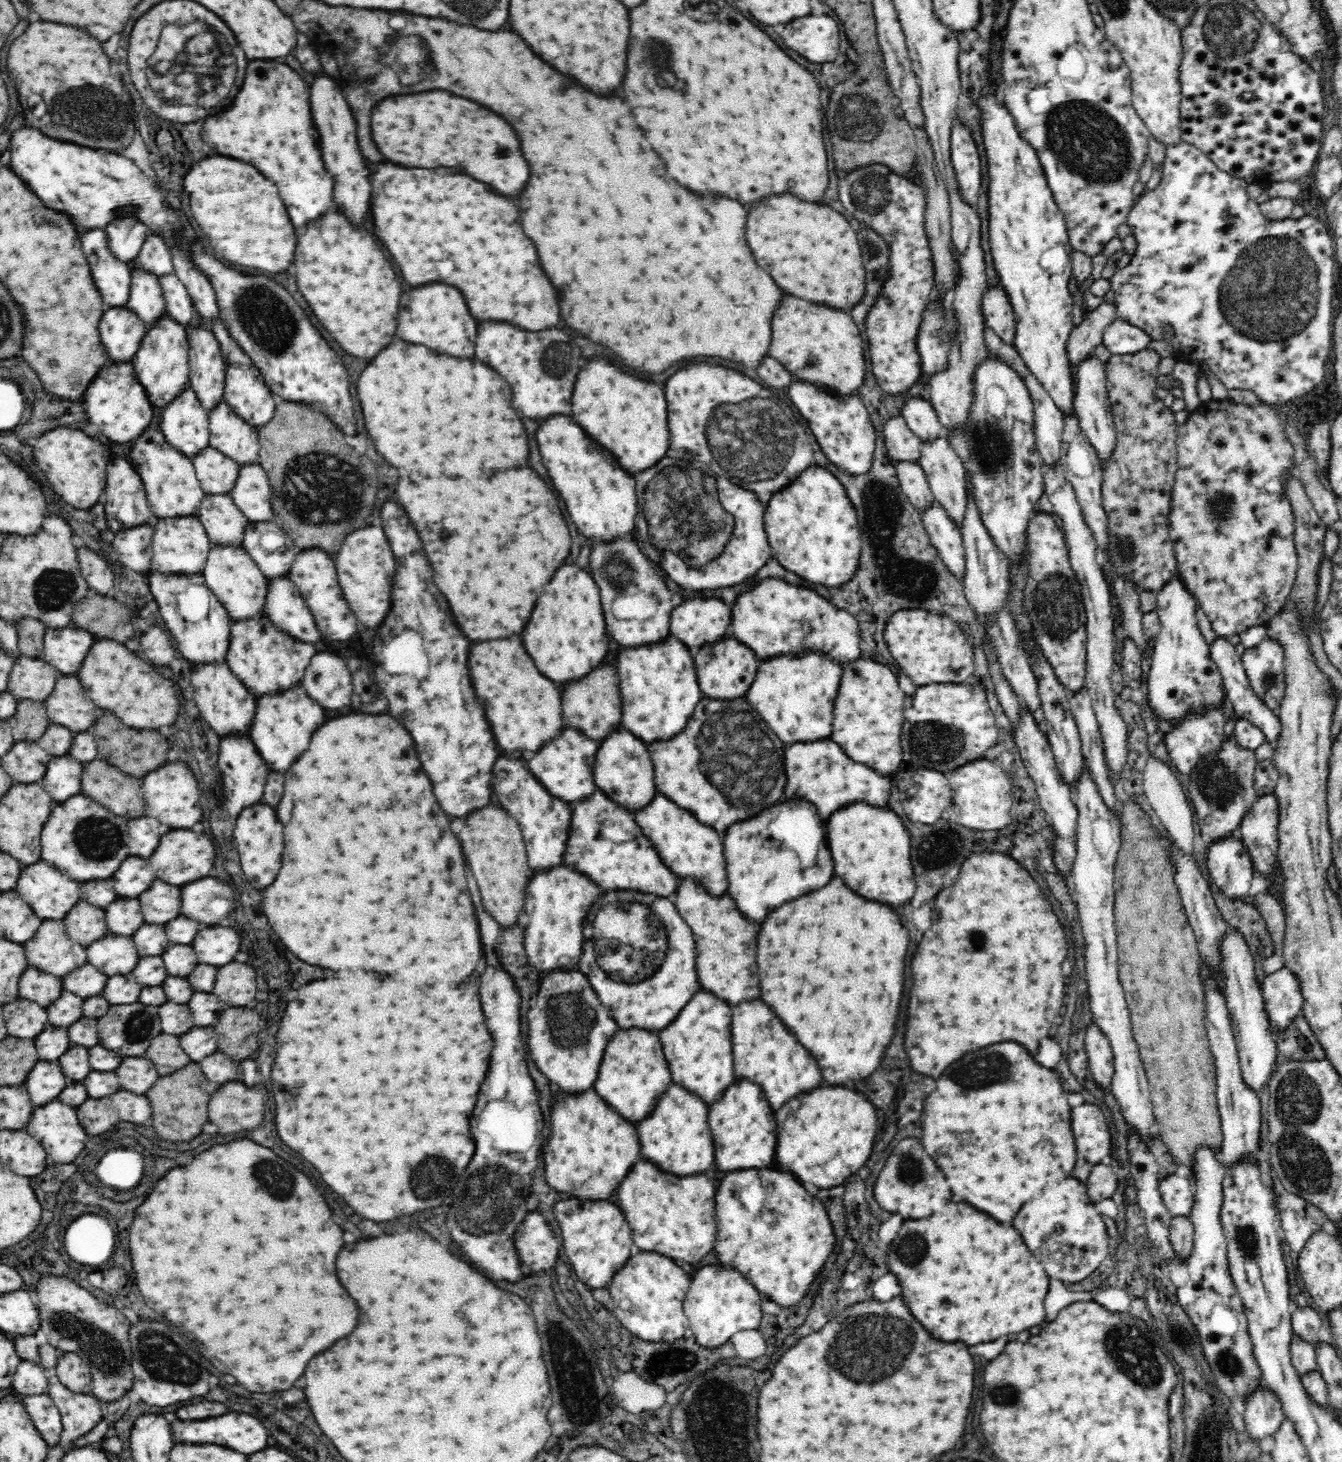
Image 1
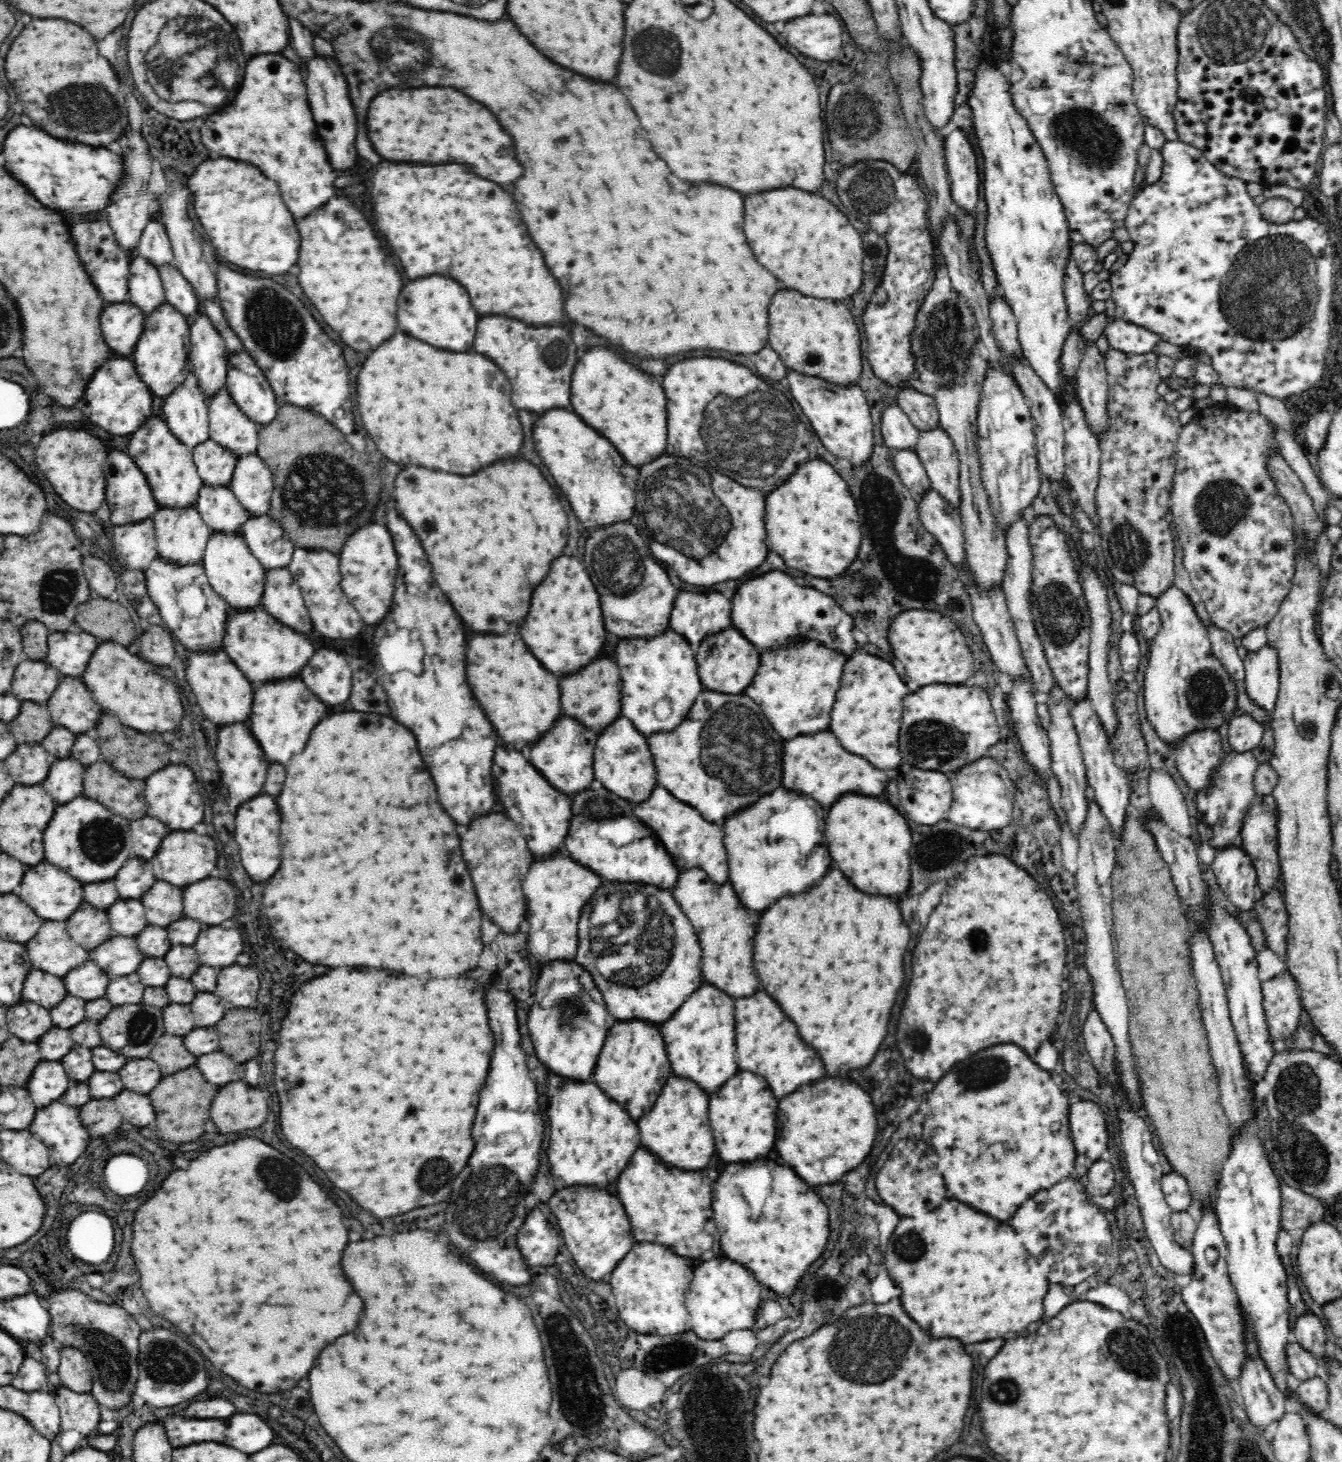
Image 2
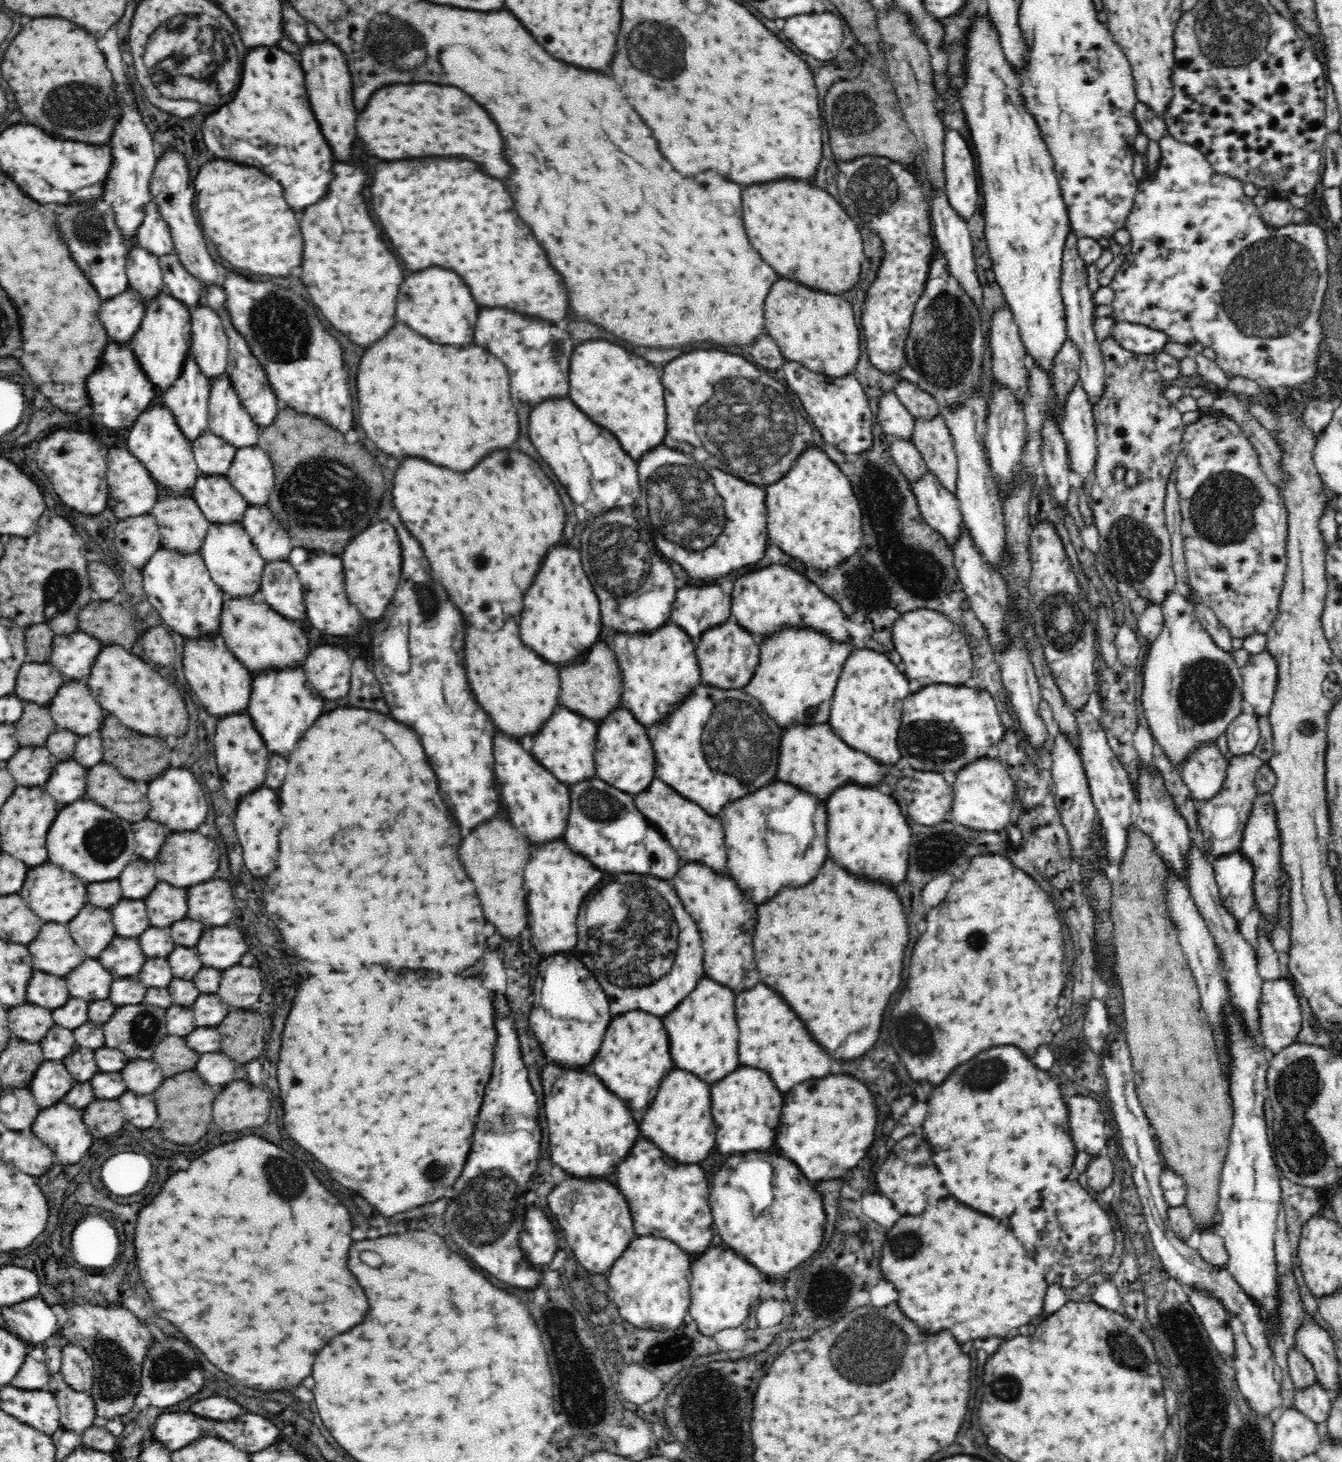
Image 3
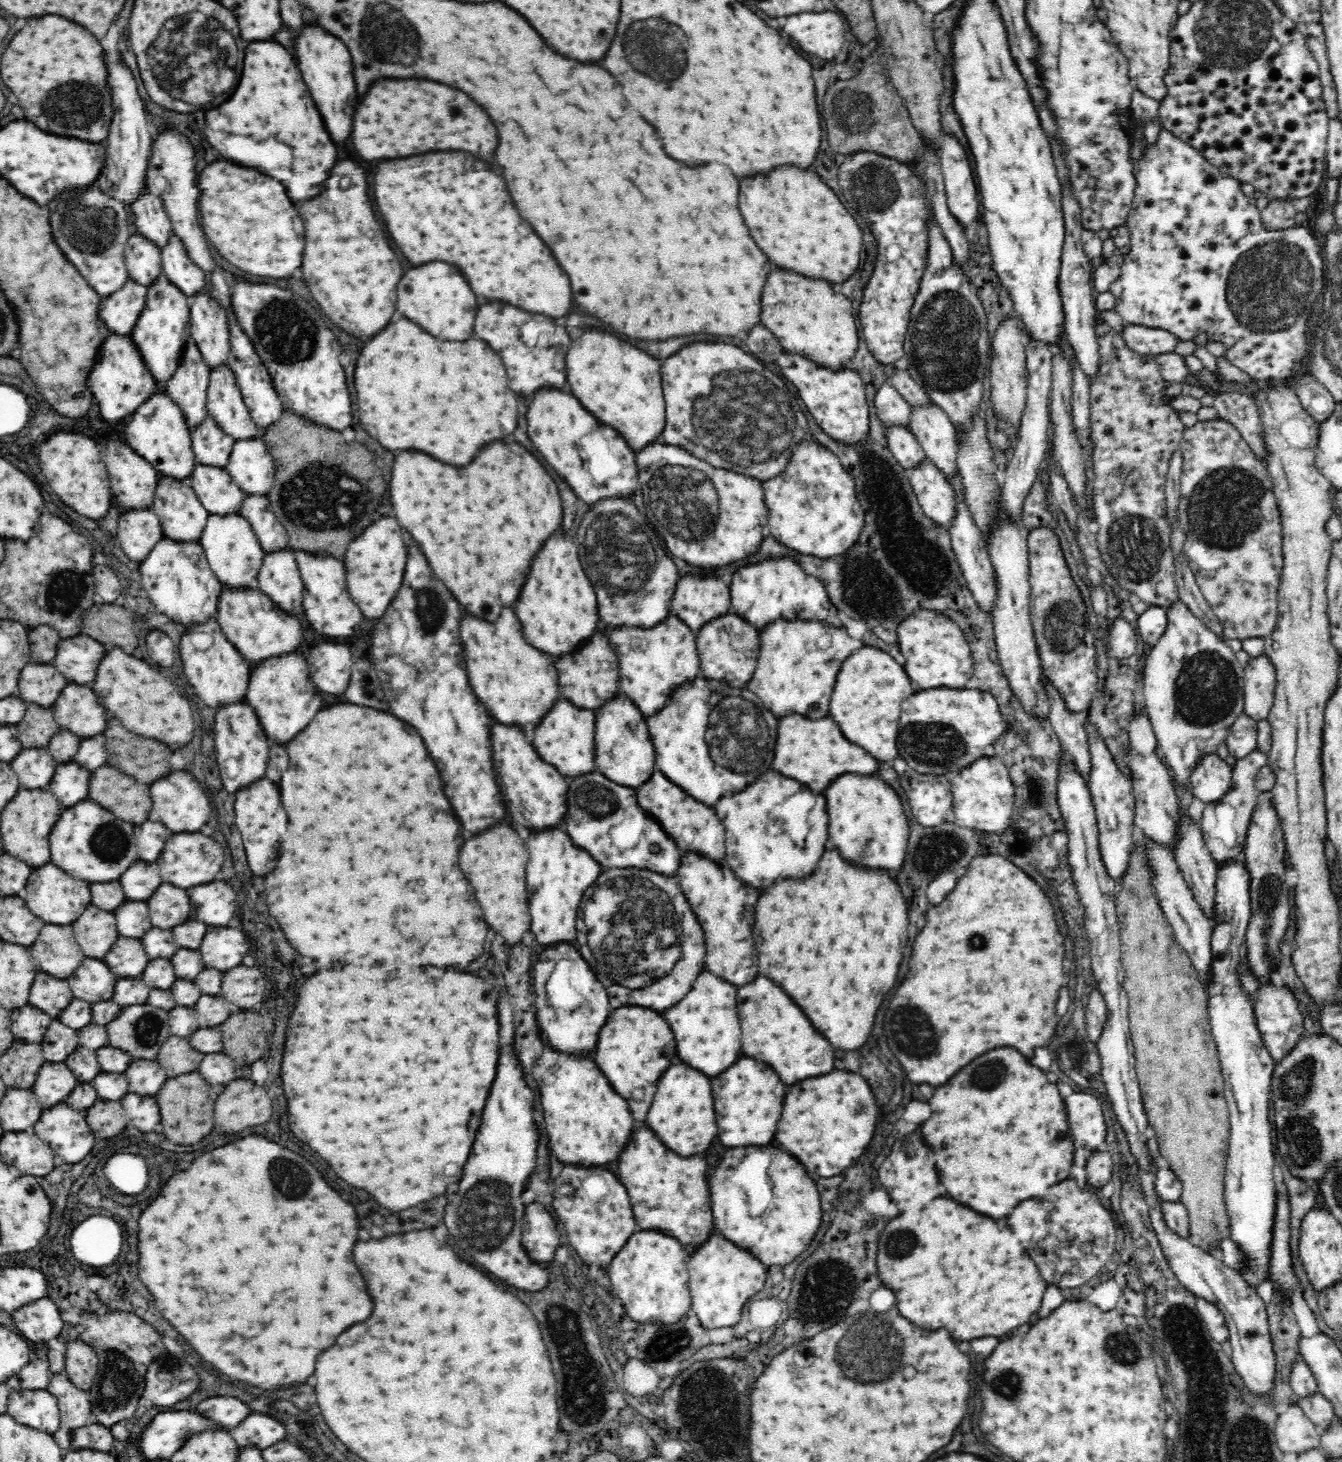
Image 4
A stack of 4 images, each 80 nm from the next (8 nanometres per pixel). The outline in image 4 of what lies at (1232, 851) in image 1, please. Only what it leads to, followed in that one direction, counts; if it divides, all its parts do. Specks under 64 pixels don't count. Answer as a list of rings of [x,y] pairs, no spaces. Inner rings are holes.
[[[1238,859],[1228,863],[1218,864],[1216,872],[1216,896],[1215,912],[1219,914],[1219,922],[1222,926],[1213,928],[1212,934],[1212,976],[1209,986],[1209,999],[1207,1000],[1209,1026],[1213,1034],[1213,1040],[1217,1044],[1217,1055],[1221,1064],[1225,1084],[1225,1099],[1229,1108],[1230,1138],[1227,1150],[1226,1168],[1224,1170],[1224,1205],[1228,1213],[1228,1226],[1224,1233],[1225,1238],[1230,1239],[1236,1245],[1236,1249],[1242,1251],[1242,1262],[1237,1268],[1242,1279],[1255,1288],[1270,1281],[1271,1246],[1273,1239],[1273,1226],[1276,1216],[1277,1185],[1279,1175],[1274,1167],[1274,1146],[1272,1146],[1272,1128],[1268,1120],[1268,1108],[1272,1107],[1270,1098],[1270,1080],[1275,1068],[1276,1061],[1271,1057],[1269,1050],[1264,1045],[1260,1031],[1254,1016],[1254,1003],[1250,997],[1242,991],[1238,983],[1238,964],[1240,954],[1247,954],[1245,937],[1247,927],[1252,916],[1251,909],[1251,878],[1246,864]]]

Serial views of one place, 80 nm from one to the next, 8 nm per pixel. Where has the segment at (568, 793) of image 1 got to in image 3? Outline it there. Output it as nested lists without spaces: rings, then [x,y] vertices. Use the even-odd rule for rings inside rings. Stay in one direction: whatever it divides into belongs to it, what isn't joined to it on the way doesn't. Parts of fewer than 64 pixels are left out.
[[[566,707],[556,710],[548,724],[534,738],[532,754],[536,761],[547,771],[550,771],[560,783],[568,788],[595,777],[594,752],[596,746],[598,725],[582,715],[568,710]]]

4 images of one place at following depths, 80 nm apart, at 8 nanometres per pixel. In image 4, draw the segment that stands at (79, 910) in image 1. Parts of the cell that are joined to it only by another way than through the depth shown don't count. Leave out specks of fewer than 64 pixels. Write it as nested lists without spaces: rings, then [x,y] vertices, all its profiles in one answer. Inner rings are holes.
[[[88,906],[72,926],[75,939],[88,958],[102,958],[118,938],[114,914],[96,906]]]

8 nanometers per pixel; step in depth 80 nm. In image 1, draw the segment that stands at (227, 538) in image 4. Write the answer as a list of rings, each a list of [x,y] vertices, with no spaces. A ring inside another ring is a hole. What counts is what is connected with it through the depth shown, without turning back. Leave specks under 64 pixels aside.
[[[212,545],[207,554],[203,575],[208,589],[218,597],[222,607],[226,609],[230,622],[264,617],[269,582],[243,547]]]

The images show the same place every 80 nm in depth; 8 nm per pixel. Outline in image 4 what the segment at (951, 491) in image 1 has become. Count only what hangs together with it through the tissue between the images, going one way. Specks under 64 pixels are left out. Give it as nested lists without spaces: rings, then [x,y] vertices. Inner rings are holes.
[[[932,402],[927,407],[918,407],[912,411],[910,415],[910,424],[908,426],[914,439],[920,443],[926,459],[930,459],[930,463],[938,467],[944,477],[948,479],[953,477],[957,472],[957,444],[956,444],[956,428],[950,417]]]

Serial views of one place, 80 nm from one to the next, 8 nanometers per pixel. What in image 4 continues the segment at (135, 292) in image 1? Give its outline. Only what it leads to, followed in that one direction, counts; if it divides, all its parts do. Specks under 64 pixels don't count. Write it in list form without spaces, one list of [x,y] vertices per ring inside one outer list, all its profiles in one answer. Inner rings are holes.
[[[142,235],[129,236],[125,248],[128,278],[148,288],[163,274],[161,250]]]

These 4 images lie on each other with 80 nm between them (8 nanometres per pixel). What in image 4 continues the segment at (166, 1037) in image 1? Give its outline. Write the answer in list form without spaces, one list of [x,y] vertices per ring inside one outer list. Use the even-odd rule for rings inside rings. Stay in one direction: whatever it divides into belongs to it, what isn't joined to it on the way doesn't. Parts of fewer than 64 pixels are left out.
[[[176,1035],[168,1036],[168,1040],[164,1040],[162,1048],[158,1052],[158,1062],[164,1066],[164,1070],[168,1072],[168,1076],[178,1076],[178,1074],[186,1074],[186,1072],[194,1072],[198,1070],[200,1062],[202,1062],[202,1052],[196,1052],[187,1037],[179,1037]]]

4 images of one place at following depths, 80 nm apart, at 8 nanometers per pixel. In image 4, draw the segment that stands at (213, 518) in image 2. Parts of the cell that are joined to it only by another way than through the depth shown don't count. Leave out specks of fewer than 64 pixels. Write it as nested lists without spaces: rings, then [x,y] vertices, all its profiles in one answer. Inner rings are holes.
[[[197,464],[189,484],[209,515],[240,514],[246,493],[234,483],[226,468]]]

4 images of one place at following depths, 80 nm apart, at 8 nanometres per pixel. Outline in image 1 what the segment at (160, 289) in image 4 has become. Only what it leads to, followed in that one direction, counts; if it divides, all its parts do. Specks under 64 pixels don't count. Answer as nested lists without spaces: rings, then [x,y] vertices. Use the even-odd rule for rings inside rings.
[[[166,315],[162,317],[162,320],[158,320],[152,328],[147,329],[132,363],[136,379],[144,387],[154,408],[163,408],[164,410],[168,404],[190,388],[188,352],[189,341],[186,330],[173,318]]]

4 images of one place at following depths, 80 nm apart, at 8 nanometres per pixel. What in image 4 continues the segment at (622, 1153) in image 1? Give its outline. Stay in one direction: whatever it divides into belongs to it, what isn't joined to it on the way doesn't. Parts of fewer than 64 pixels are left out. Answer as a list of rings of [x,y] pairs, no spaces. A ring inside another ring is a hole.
[[[545,1045],[543,1053],[538,1057],[536,1068],[532,1072],[534,1080],[538,1083],[542,1108],[546,1116],[546,1126],[548,1126],[548,1136],[550,1136],[550,1148],[554,1156],[562,1164],[584,1164],[584,1168],[590,1166],[606,1166],[618,1158],[624,1146],[628,1144],[632,1136],[632,1114],[628,1110],[628,1104],[622,1096],[618,1096],[608,1079],[604,1078],[602,1071],[598,1070],[593,1060],[593,1052],[586,1056],[568,1056],[556,1051],[552,1051],[550,1045]]]

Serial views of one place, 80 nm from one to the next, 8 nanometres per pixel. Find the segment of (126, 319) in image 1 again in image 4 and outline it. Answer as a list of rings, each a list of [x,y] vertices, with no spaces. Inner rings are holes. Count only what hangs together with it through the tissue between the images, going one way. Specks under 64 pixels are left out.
[[[129,278],[118,292],[104,297],[100,304],[100,318],[114,334],[131,336],[146,299],[147,288]]]

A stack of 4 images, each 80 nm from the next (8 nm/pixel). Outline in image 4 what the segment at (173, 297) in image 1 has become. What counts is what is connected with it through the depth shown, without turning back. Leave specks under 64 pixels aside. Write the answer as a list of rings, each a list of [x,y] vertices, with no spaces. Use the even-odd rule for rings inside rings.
[[[171,235],[168,244],[161,250],[160,256],[163,275],[186,297],[191,298],[204,288],[206,273],[188,259],[186,249],[176,235]]]

